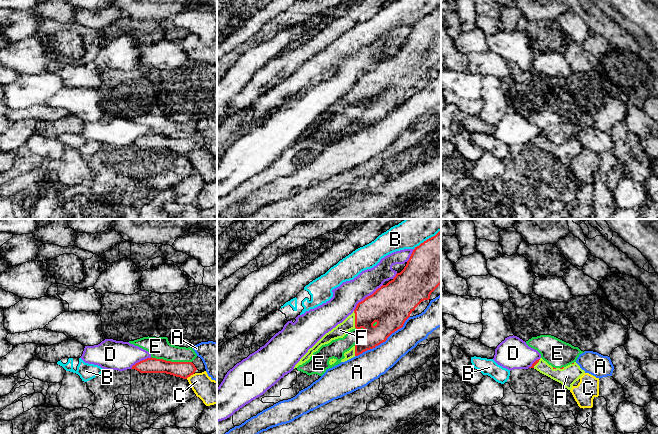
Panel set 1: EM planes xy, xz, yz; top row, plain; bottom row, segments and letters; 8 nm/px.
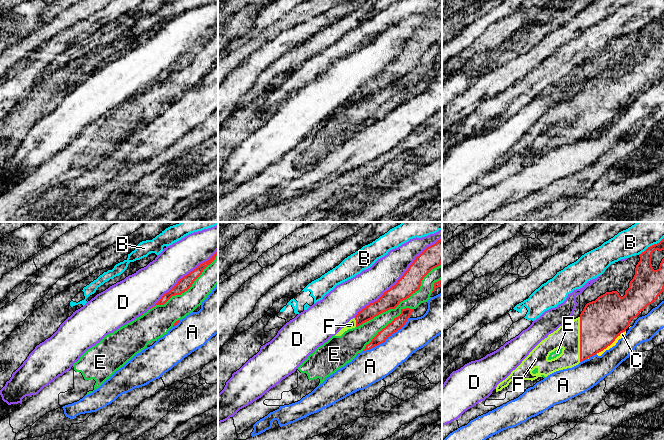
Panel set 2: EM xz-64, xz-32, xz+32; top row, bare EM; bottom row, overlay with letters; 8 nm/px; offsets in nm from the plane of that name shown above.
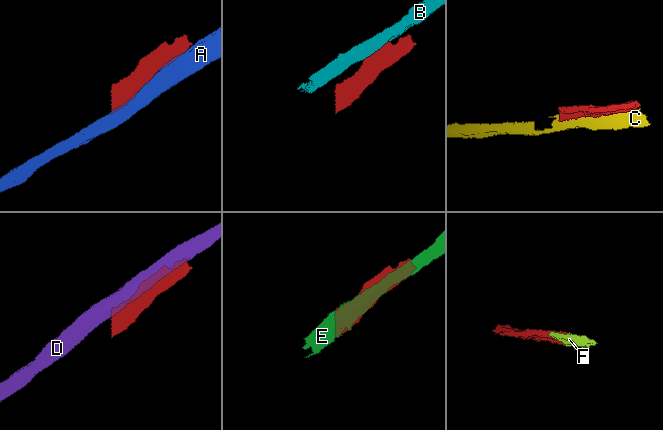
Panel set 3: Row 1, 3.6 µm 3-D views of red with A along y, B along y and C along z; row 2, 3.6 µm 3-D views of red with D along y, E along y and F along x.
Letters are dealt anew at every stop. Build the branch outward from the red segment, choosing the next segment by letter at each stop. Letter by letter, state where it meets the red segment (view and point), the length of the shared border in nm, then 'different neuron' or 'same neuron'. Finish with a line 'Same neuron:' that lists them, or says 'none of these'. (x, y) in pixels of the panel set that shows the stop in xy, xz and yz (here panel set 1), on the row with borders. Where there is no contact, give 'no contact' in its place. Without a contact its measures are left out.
A: meets red in xz at (383, 341); contact 550 nm long; different neuron
B: meets red in xz at (427, 239); contact 260 nm long; different neuron
C: meets red in xy at (189, 376); contact 80 nm long; different neuron
D: meets red in xz at (366, 297); contact 320 nm long; different neuron
E: meets red in xy at (170, 361); contact 340 nm long; different neuron
F: meets red in xz at (355, 319); contact 140 nm long; same neuron
Same neuron: F

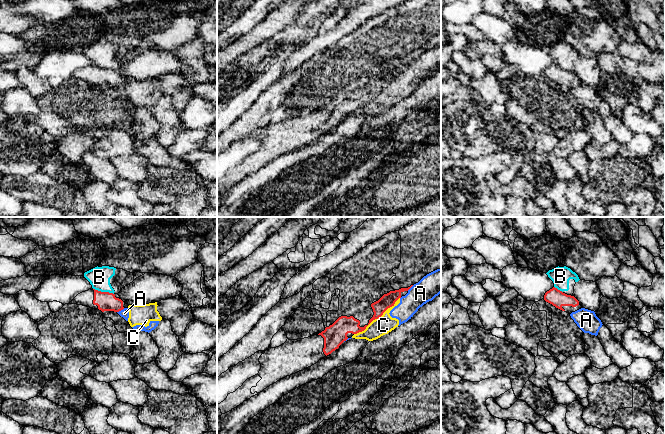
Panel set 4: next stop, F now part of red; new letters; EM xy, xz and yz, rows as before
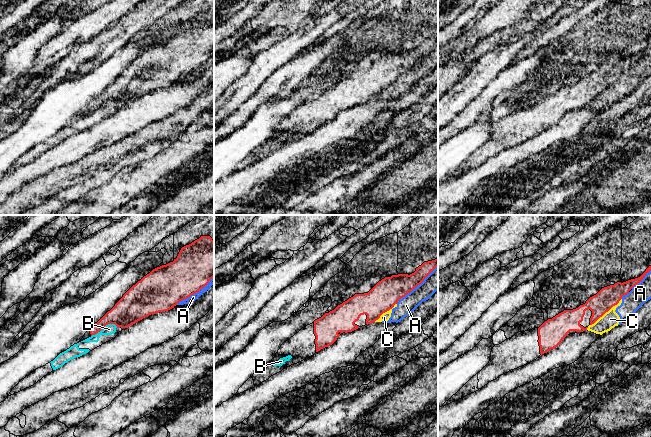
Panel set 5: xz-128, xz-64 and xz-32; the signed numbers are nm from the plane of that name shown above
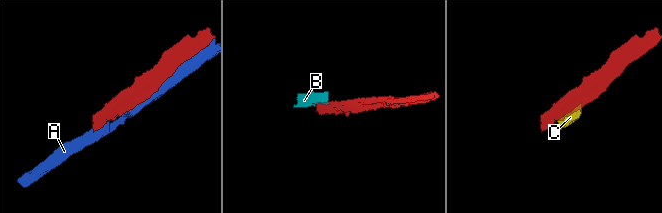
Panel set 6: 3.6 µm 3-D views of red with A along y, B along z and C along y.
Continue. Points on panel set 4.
A: meets red in xy at (120, 310); contact 70 nm long; different neuron
B: meets red in xy at (103, 292); contact 180 nm long; different neuron
C: meets red in xz at (377, 318); contact 480 nm long; different neuron
Same neuron: none of these

